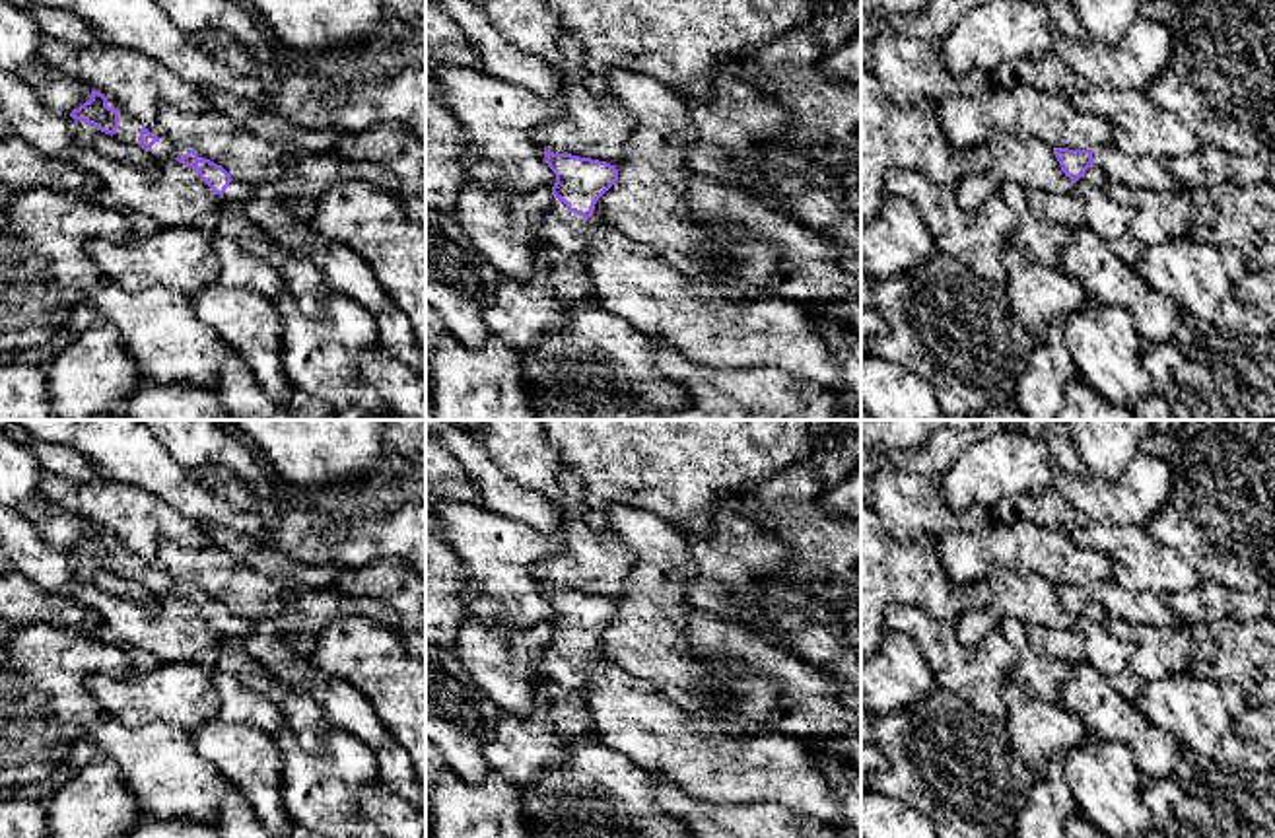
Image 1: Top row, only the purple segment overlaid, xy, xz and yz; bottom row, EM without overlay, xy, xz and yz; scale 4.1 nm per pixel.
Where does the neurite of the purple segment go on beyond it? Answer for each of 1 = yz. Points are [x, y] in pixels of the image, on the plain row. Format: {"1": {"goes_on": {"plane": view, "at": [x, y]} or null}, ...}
{"1": {"goes_on": {"plane": "yz", "at": [1137, 607]}}}

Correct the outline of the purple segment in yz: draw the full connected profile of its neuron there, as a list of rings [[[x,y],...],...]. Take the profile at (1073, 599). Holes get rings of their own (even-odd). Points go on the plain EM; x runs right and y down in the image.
[[[1114,579],[1094,581],[1092,585],[1053,583],[1065,612],[1077,618],[1088,603],[1098,603],[1110,616],[1123,618],[1133,628],[1153,626],[1170,628],[1186,622],[1154,591],[1129,591]]]

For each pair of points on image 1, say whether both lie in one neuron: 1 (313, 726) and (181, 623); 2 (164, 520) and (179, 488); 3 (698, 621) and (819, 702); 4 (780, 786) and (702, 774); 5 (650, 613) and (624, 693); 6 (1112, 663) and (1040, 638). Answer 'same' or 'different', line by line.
1: same
2: different
3: same
4: same
5: different
6: same

